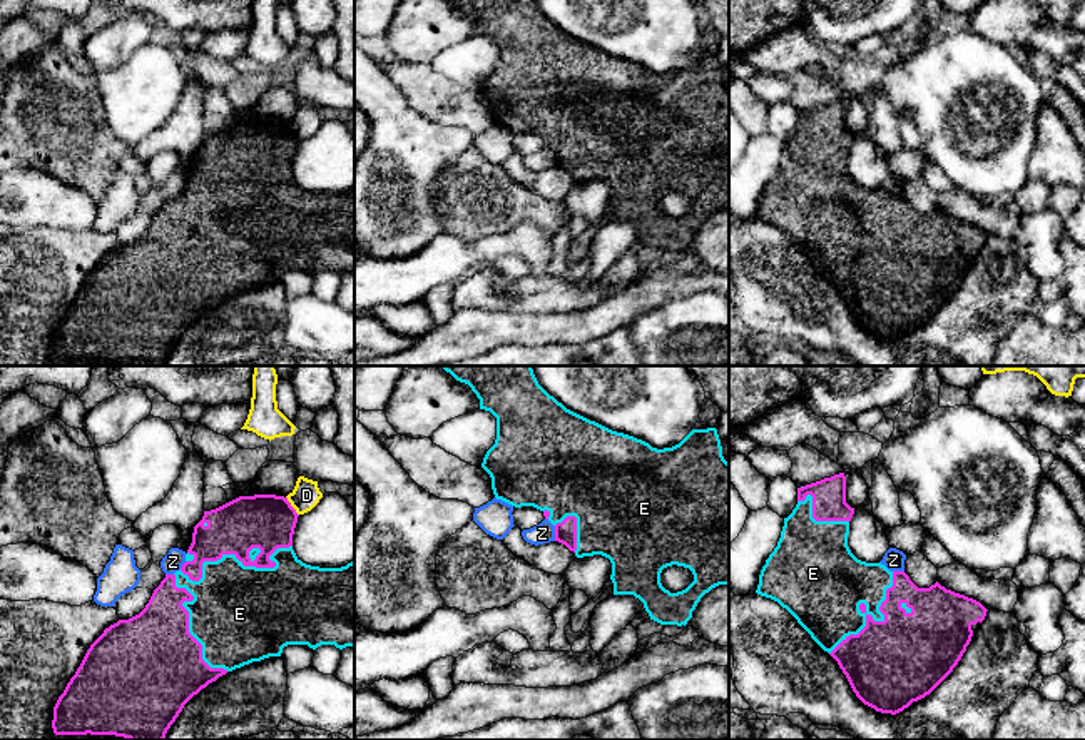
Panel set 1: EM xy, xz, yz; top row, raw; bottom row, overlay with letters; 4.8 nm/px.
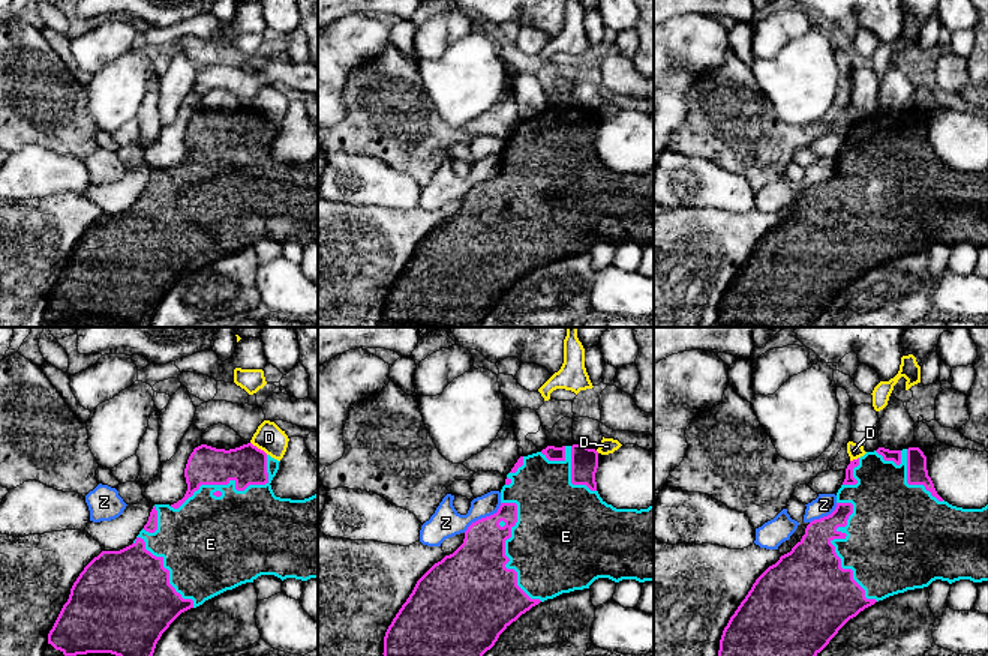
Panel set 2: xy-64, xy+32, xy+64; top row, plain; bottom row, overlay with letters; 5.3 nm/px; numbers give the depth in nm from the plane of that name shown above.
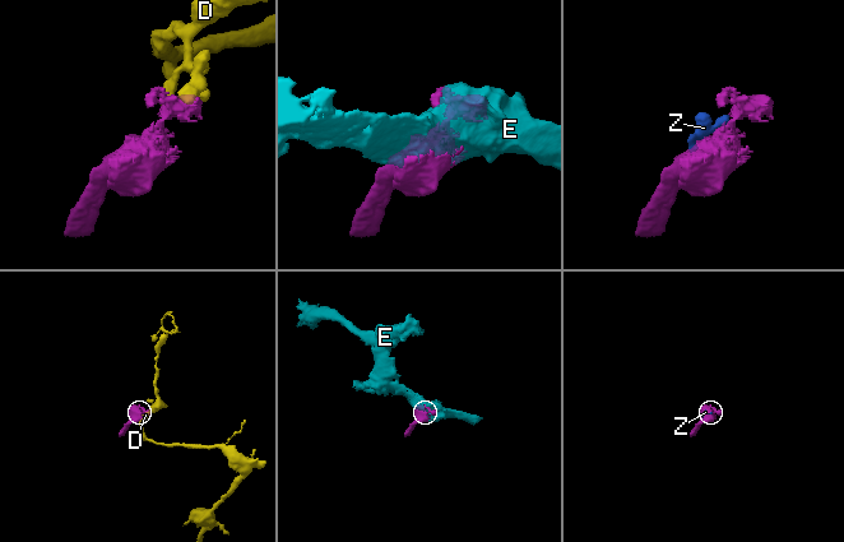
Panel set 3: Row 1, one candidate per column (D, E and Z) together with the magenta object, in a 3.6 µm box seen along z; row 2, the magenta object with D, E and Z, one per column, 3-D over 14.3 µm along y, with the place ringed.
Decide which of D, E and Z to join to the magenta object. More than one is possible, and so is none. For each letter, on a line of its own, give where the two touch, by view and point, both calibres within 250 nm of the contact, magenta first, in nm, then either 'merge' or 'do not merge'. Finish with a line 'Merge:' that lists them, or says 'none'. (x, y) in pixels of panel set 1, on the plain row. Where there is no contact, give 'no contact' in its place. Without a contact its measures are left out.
D: xy (291, 132) | 260/140 nm | do not merge
E: xy (236, 182) | 260/420 nm | merge
Z: xz (555, 159) | 110/100 nm | do not merge
Merge: E

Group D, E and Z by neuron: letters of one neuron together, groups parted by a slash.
D / E / Z

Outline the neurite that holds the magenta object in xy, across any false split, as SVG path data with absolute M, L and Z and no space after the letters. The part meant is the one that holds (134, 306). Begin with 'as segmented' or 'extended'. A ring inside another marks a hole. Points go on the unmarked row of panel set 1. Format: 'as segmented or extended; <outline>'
extended; M276 120L239 122L204 137L182 194L166 200L139 241L110 251L90 271L53 332L53 359L164 366L184 331L227 297L281 282L288 271L354 272L354 185L341 194L303 189L293 175L298 142L288 124Z

